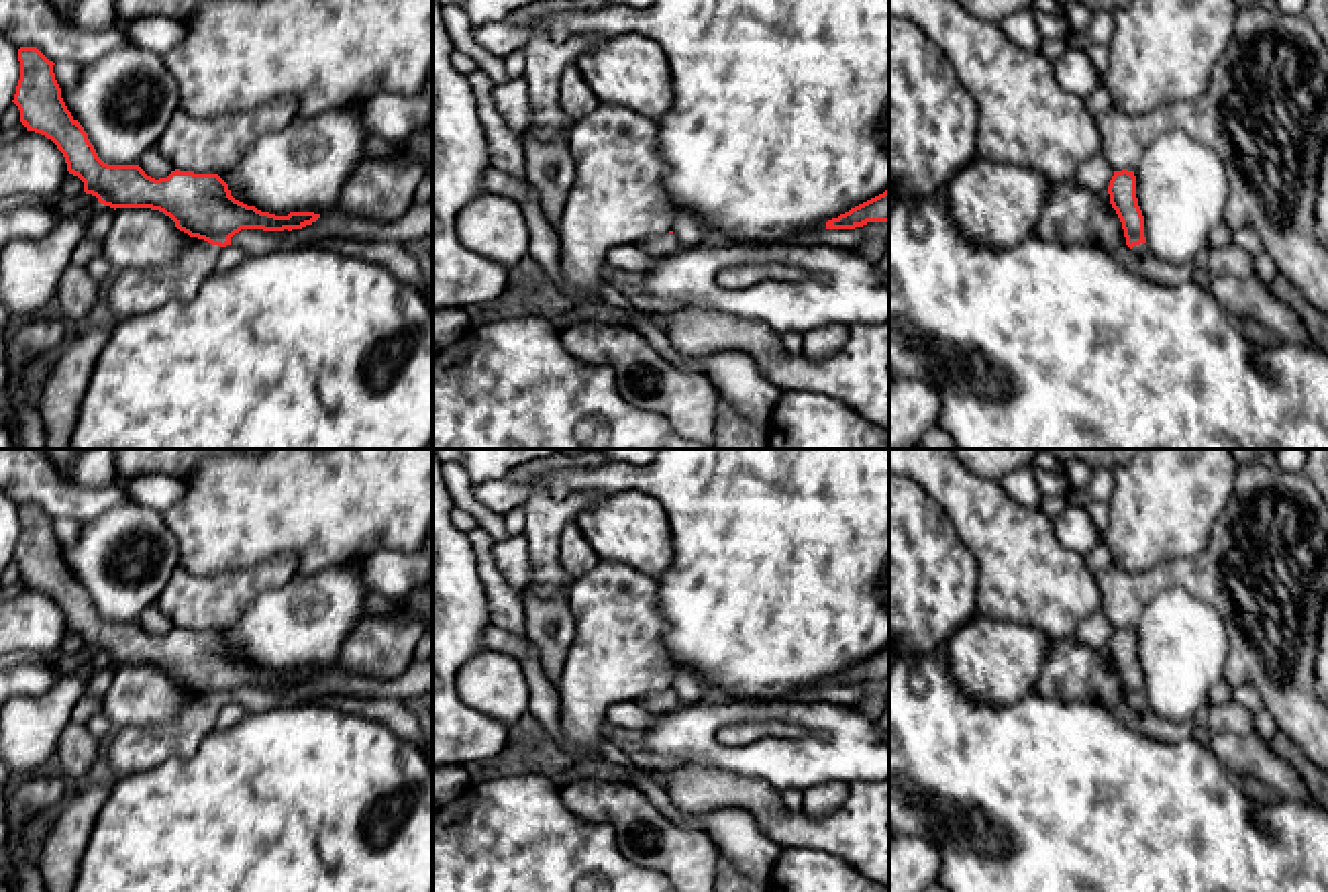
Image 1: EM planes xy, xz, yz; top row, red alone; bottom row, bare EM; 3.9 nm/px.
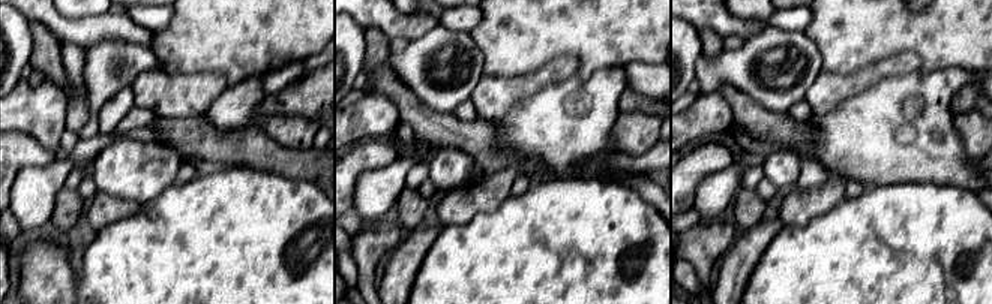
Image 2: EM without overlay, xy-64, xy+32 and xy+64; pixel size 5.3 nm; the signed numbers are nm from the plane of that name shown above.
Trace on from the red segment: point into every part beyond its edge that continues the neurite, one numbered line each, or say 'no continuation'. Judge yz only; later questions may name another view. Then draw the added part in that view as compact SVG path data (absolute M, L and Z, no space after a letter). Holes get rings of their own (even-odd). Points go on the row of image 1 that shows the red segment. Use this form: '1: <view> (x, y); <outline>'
no continuation

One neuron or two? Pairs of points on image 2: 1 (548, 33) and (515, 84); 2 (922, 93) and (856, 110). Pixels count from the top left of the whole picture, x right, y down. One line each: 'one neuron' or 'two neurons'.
1: two neurons
2: one neuron

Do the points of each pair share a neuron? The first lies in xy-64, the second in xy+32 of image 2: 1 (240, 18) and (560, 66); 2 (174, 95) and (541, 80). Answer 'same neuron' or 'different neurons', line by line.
1: different neurons
2: same neuron

